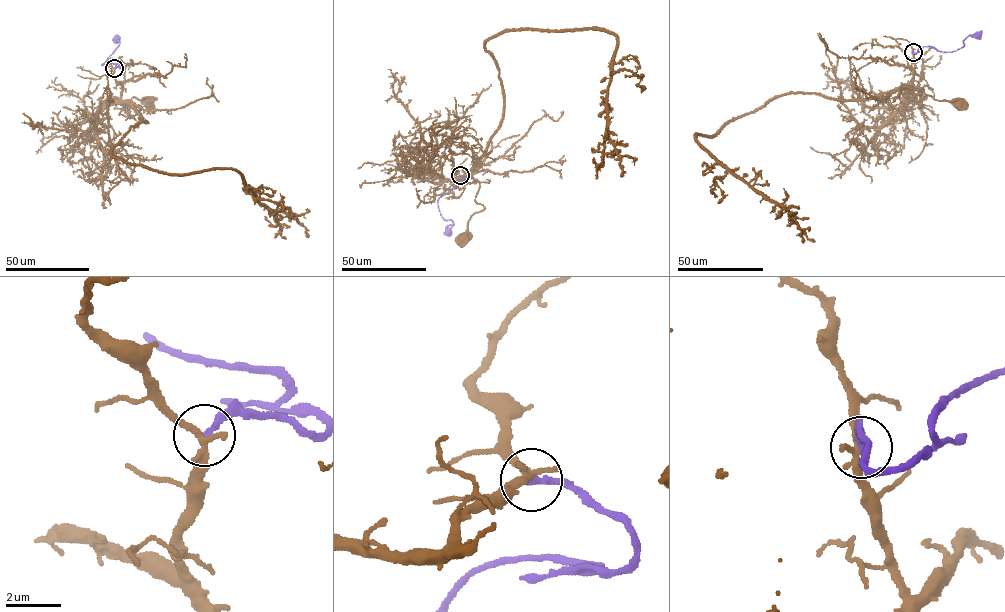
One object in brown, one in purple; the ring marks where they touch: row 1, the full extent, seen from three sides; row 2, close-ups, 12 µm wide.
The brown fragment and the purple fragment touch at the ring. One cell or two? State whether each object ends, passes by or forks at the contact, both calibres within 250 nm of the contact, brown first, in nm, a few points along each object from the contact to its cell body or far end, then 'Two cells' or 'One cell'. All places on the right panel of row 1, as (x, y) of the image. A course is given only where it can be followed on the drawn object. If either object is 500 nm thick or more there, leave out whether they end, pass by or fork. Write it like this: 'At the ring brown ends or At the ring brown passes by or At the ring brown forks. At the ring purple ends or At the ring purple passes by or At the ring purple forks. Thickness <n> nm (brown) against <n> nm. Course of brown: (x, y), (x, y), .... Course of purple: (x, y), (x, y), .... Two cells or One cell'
At the ring brown passes by. At the ring purple ends. Thickness 280 nm (brown) against 280 nm. Course of brown: (912, 52), (915, 62), (913, 81), (907, 86), (901, 83), (902, 87), (923, 90), (937, 100), (961, 103). Course of purple: (913, 52), (931, 46), (951, 52), (962, 47), (963, 41), (970, 35), (977, 35). Two cells

